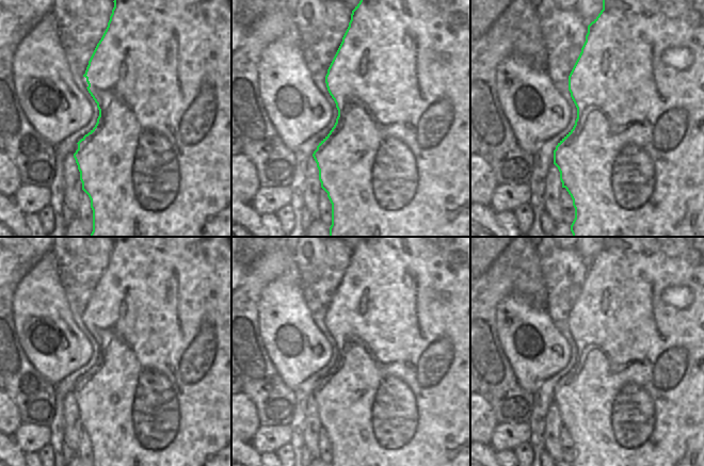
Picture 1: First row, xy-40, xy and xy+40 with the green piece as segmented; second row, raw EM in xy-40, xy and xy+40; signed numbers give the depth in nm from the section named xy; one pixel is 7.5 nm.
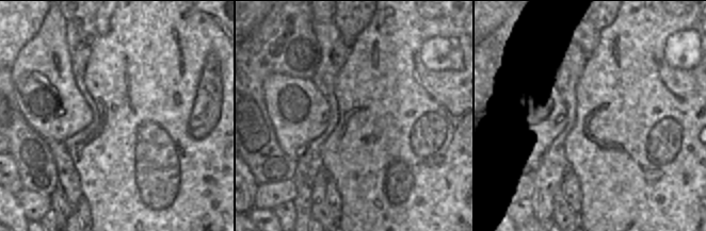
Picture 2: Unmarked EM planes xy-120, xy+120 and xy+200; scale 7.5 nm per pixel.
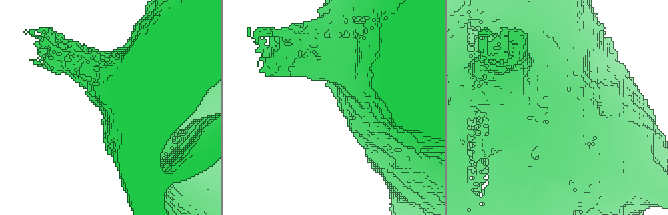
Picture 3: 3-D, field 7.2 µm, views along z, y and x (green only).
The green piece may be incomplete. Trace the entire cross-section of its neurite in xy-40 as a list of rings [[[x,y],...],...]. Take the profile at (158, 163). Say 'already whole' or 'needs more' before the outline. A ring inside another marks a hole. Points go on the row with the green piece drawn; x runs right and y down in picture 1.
needs more | [[[114,0],[114,1],[113,1],[113,2],[114,2],[114,7],[113,7],[113,10],[112,10],[112,14],[111,14],[111,16],[110,16],[110,20],[109,20],[109,22],[108,22],[108,27],[107,27],[107,29],[106,29],[106,31],[105,31],[105,33],[103,33],[103,35],[102,35],[102,37],[101,37],[101,39],[100,39],[100,41],[99,41],[99,43],[98,43],[98,44],[97,44],[97,46],[96,46],[96,48],[95,48],[95,50],[94,50],[94,52],[93,52],[93,54],[92,54],[92,57],[91,57],[91,59],[90,59],[90,61],[89,61],[89,65],[87,65],[87,67],[86,67],[86,70],[85,70],[85,73],[84,73],[84,75],[83,75],[83,77],[82,77],[82,82],[83,82],[83,84],[84,84],[84,86],[85,86],[85,87],[86,87],[86,89],[87,89],[87,91],[89,91],[89,93],[90,93],[90,94],[91,94],[91,96],[92,96],[92,97],[93,97],[93,99],[94,99],[94,100],[95,100],[95,102],[96,102],[96,103],[97,103],[97,108],[98,108],[98,110],[99,110],[99,116],[98,116],[98,118],[97,118],[97,123],[96,123],[96,125],[95,125],[95,127],[94,127],[94,128],[93,128],[93,129],[92,129],[92,130],[91,130],[91,131],[90,131],[90,132],[89,132],[89,133],[87,133],[87,134],[85,134],[85,135],[84,135],[84,136],[83,136],[83,138],[82,138],[82,139],[81,139],[81,140],[80,140],[80,141],[79,141],[79,142],[78,142],[78,143],[77,143],[77,145],[76,145],[76,146],[75,146],[75,148],[74,148],[74,150],[73,150],[73,154],[74,154],[74,158],[75,158],[75,160],[76,160],[76,163],[77,163],[77,165],[78,165],[78,170],[79,170],[79,172],[80,172],[80,180],[81,180],[81,182],[82,182],[82,190],[83,190],[83,191],[84,191],[84,192],[85,192],[85,193],[86,193],[86,194],[87,194],[87,195],[89,195],[89,197],[90,197],[90,199],[91,199],[91,208],[92,208],[92,210],[93,210],[93,231],[92,231],[92,234],[91,234],[91,237],[231,237],[231,0]]]

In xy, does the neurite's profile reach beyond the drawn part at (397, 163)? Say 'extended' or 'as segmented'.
as segmented

